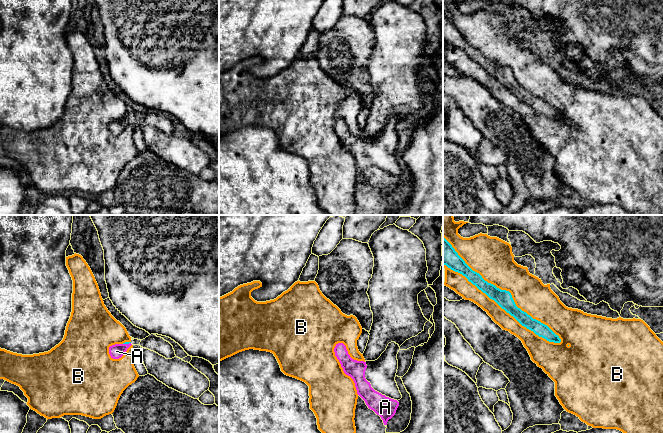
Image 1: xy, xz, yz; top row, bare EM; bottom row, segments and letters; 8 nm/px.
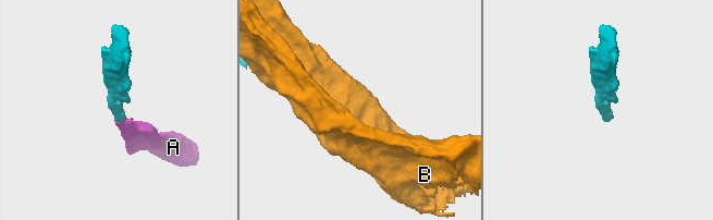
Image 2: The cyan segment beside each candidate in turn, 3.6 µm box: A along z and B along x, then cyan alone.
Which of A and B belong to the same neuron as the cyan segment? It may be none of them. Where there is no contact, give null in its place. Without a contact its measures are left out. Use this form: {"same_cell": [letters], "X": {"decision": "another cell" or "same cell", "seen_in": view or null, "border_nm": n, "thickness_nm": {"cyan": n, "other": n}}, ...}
{"same_cell": ["A"], "A": {"decision": "same cell", "seen_in": "xy", "border_nm": 70, "thickness_nm": {"cyan": 20, "other": 120}}, "B": {"decision": "another cell", "seen_in": "yz", "border_nm": 1250, "thickness_nm": {"cyan": 140, "other": 320}}}

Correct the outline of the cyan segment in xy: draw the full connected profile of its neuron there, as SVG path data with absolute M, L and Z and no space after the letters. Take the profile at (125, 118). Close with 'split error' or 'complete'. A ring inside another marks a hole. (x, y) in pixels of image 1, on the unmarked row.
M125 118L123 120L115 120L109 123L109 130L113 135L121 134L127 125L131 122L131 118Z; split error

